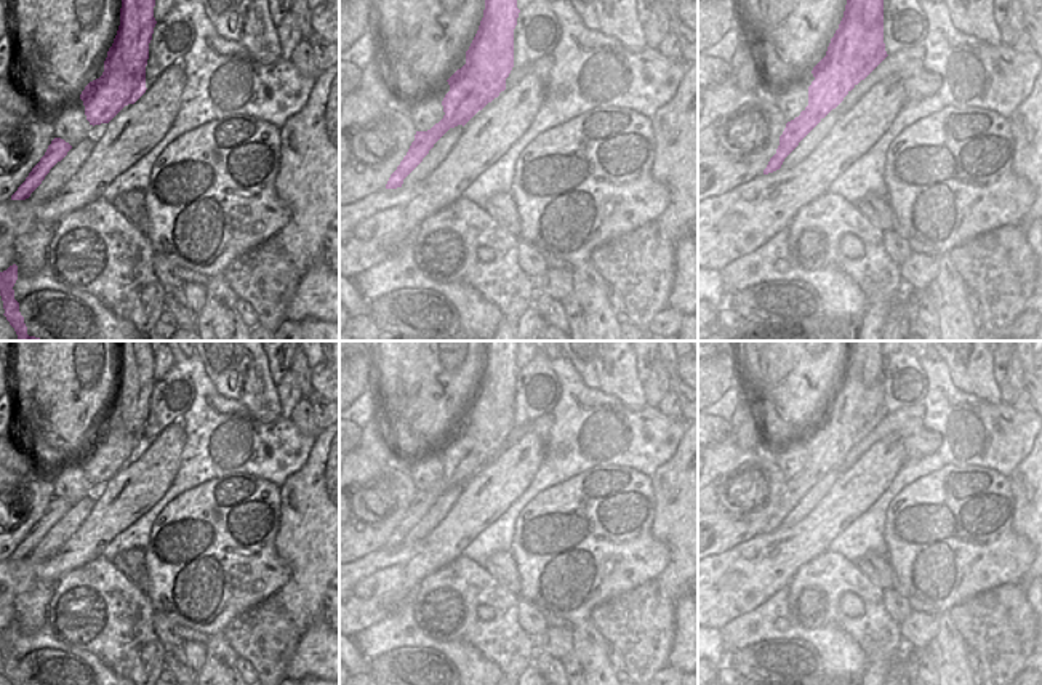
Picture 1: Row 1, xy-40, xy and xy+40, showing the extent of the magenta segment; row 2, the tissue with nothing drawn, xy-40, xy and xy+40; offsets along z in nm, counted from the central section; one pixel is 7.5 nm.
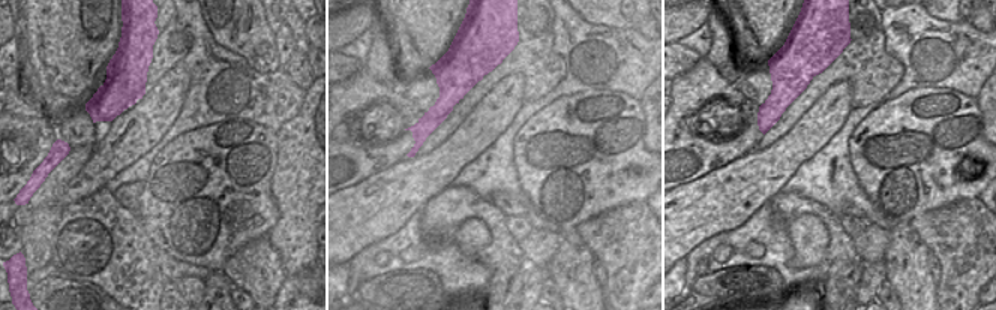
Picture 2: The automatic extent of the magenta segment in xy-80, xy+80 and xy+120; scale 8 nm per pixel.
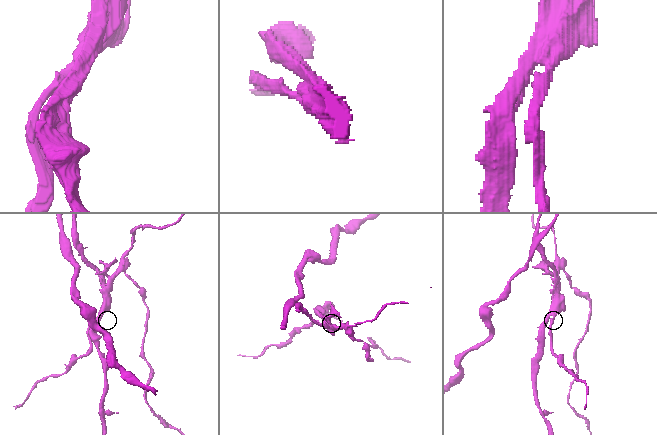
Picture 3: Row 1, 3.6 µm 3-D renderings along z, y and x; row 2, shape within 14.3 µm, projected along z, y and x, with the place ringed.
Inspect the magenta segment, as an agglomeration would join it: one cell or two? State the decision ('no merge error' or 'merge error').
merge error

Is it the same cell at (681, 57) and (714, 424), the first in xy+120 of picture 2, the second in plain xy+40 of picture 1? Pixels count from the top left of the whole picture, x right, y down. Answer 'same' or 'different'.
same

